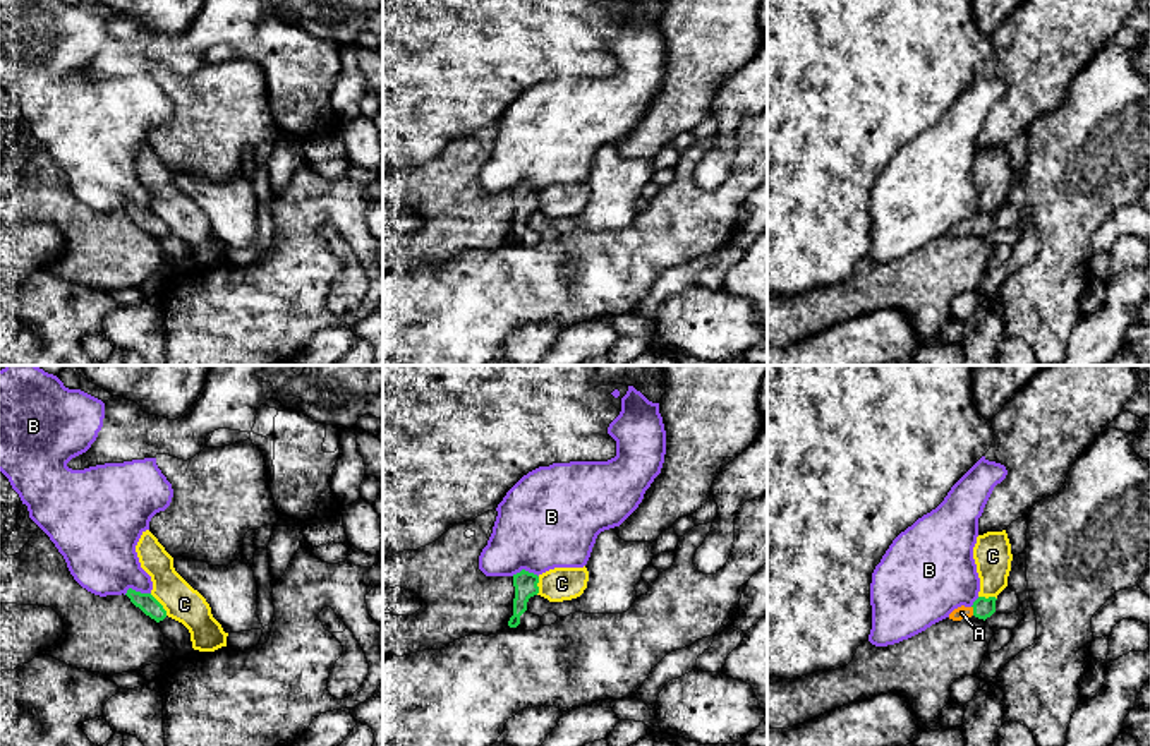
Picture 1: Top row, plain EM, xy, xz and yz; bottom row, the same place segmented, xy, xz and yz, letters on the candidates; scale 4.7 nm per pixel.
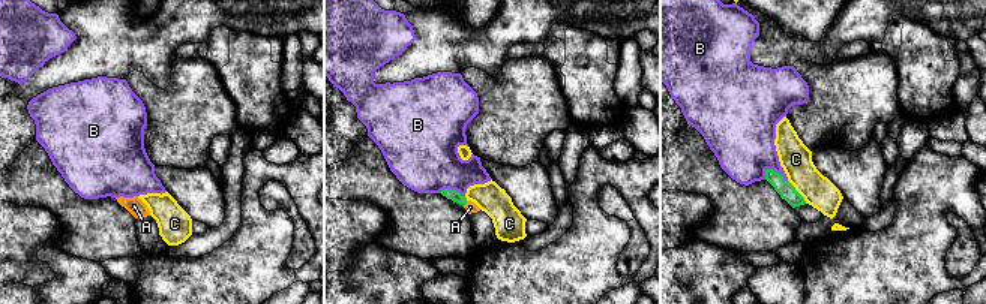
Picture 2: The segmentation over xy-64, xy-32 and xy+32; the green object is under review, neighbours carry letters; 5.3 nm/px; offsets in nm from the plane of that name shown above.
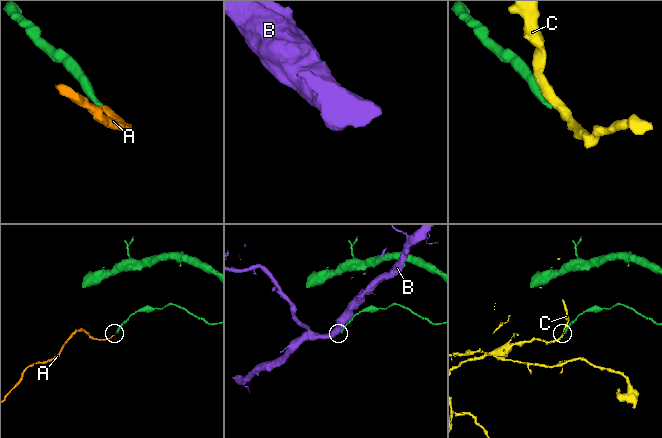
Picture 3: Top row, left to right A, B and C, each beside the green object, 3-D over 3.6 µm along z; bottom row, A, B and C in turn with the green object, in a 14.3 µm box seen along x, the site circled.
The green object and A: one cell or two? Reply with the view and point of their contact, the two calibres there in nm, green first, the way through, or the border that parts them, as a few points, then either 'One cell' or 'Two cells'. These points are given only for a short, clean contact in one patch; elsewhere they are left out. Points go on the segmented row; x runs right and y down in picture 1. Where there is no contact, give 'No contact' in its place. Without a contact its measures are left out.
Touches green at yz (974, 611). Thickness 100 nm (green) against 60 nm. Path across: yz (984, 607), (974, 611), (962, 613). One cell

